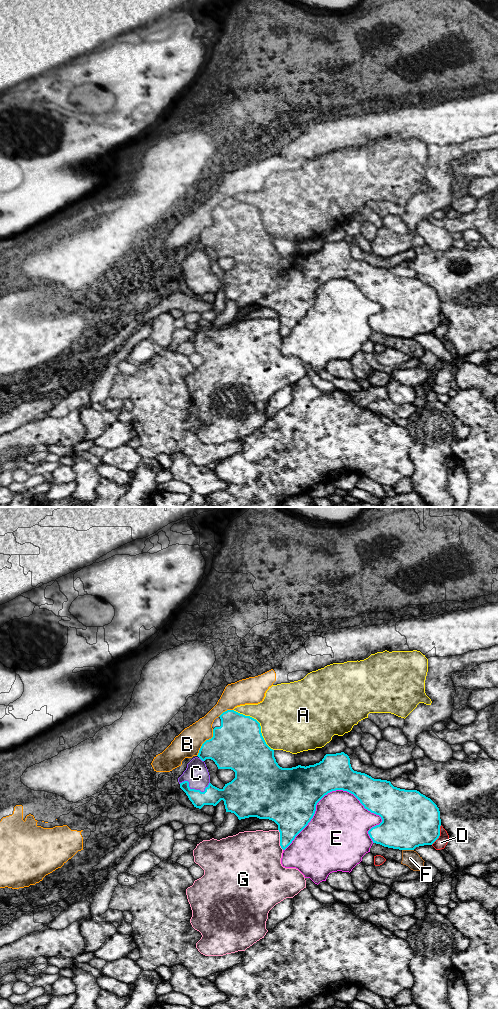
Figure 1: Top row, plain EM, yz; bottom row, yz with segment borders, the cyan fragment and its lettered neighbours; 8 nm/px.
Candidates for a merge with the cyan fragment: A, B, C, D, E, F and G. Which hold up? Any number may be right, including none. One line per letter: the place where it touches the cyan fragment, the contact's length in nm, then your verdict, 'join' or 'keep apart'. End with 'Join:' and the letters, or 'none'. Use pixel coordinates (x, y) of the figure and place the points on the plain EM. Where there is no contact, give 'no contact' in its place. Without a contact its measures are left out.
A: meets cyan in yz at (259, 212); contact 460 nm long; keep apart
B: meets cyan in yz at (205, 229); contact 260 nm long; keep apart
C: meets cyan in yz at (194, 277); contact 240 nm long; join
D: meets cyan in yz at (439, 323); contact 180 nm long; keep apart
E: meets cyan in yz at (326, 282); contact 850 nm long; keep apart
F: meets cyan in yz at (408, 337); contact 100 nm long; keep apart
G: meets cyan in yz at (280, 327); contact 170 nm long; keep apart
Join: C

